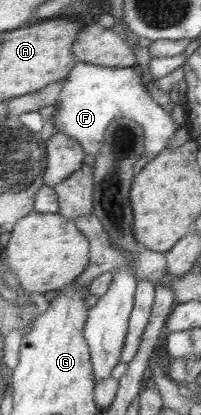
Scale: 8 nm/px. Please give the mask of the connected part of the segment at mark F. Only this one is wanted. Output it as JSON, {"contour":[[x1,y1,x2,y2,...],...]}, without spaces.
{"contour":[[76,61,61,84,55,107,51,118,54,131,69,136,85,154,94,157,99,154,97,150,101,148,103,132,111,121,117,118,135,121,141,127,145,141,143,157,135,163,135,169,141,169,166,149,167,141,179,128,143,87,137,68,103,67]]}

